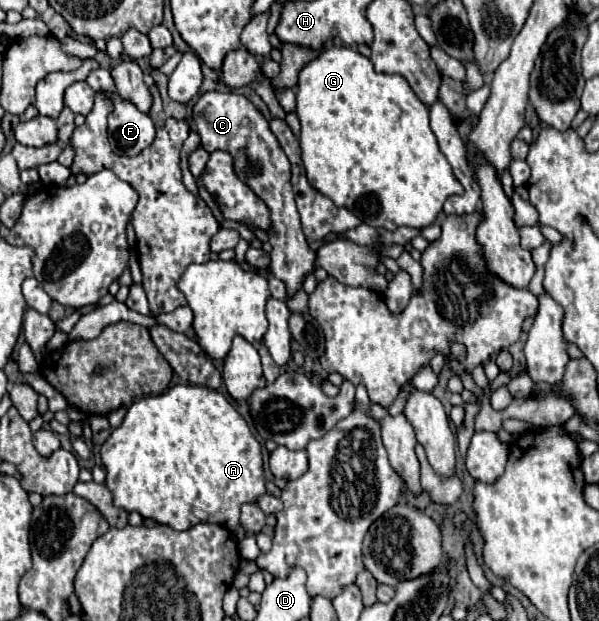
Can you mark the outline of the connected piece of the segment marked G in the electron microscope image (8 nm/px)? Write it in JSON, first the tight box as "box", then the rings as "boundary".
{"box":[297,47,463,231],"boundary":[[[327,47],[301,69],[297,115],[301,121],[301,159],[311,187],[327,195],[337,207],[347,207],[359,219],[367,219],[363,223],[371,227],[387,231],[403,225],[423,229],[437,219],[449,195],[463,193],[429,127],[427,105],[413,93],[407,79],[375,73],[373,63],[353,47]]]}

